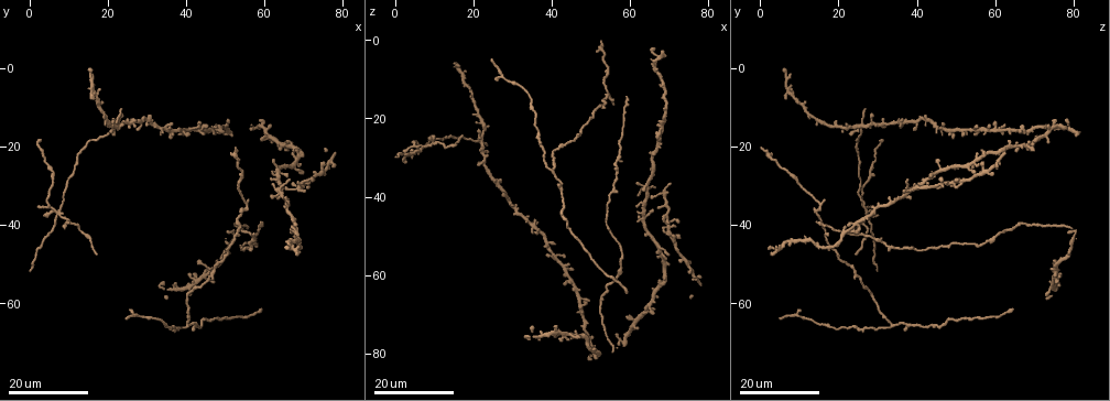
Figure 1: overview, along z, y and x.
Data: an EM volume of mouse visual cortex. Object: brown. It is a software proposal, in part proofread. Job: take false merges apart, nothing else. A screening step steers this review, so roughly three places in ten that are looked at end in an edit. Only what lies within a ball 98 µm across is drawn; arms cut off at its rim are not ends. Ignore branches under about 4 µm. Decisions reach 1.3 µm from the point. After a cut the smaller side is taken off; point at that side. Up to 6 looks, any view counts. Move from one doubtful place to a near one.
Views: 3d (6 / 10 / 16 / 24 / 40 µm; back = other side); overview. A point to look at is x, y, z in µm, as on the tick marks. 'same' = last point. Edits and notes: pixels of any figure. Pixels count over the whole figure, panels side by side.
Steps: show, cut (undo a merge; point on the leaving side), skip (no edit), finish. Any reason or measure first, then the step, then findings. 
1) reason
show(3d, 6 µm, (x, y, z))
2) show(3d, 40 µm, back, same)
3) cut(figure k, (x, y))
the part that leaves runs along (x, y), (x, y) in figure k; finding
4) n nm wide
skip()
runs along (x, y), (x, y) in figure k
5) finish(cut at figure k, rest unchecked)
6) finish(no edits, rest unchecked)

side arm on a straight run
show(3d, 24 µm, (53.5, 37.5, 14.5))

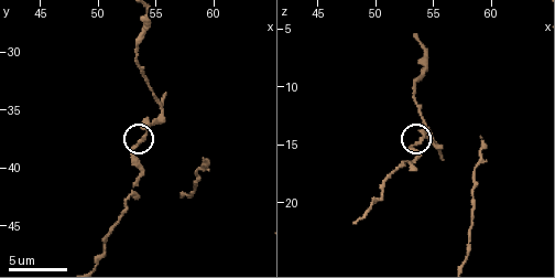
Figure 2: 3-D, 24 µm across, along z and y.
closer look
show(3d, 10 µm, (54.0, 37.0, 14.4))

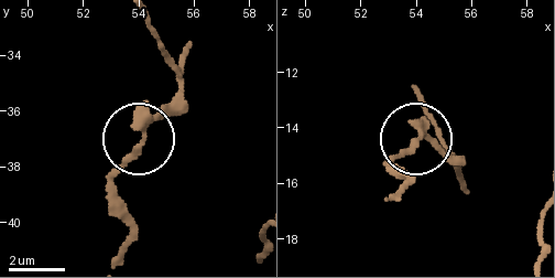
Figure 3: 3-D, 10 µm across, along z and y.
cut(figure 3, (176, 97))
the part that leaves runs along (149, 117), (174, 96), (182, 74), (145, 18) in figure 3; a second neuron is stuck on

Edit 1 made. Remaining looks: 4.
four or more arms meet
show(3d, 16 µm, (21.5, 15.0, 25.5))

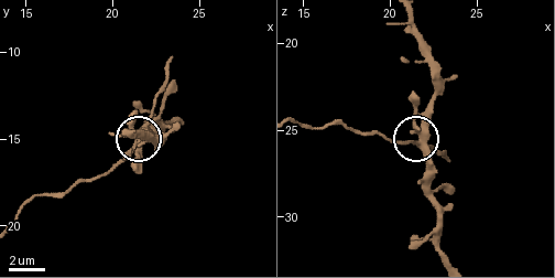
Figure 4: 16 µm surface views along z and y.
show(3d, 6 µm, same)

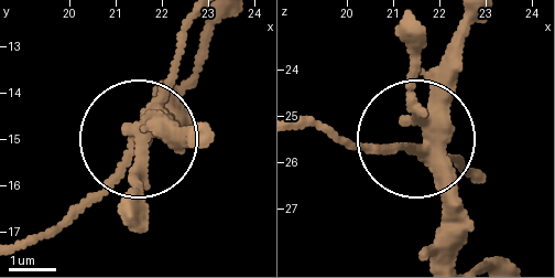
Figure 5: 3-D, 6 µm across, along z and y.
5 arms
cut(figure 5, (177, 45))
the part that leaves runs along (427, 149), (357, 149), (297, 126) in figure 5; a second neuron is stuck on

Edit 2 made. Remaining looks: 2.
three arms meet
show(3d, 16 µm, (40.5, 66.0, 34.0))

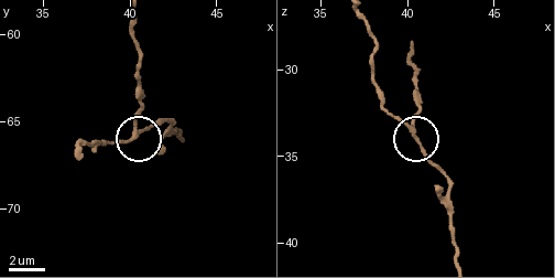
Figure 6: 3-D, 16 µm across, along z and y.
show(3d, 10 µm, (40.3, 65.7, 33.6))

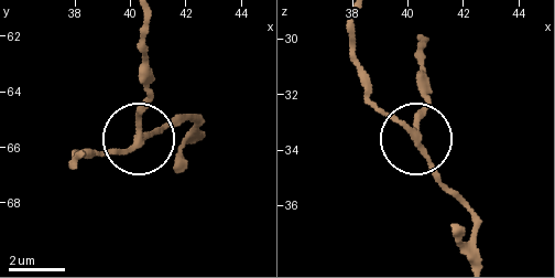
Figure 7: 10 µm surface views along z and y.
3 arms
skip()
runs along (142, 23), (150, 102), (140, 130), (121, 149), (88, 151) in figure 7; one neuron here

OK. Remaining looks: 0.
finish(cut at figure 3, cut at figure 5, rest unchecked)

